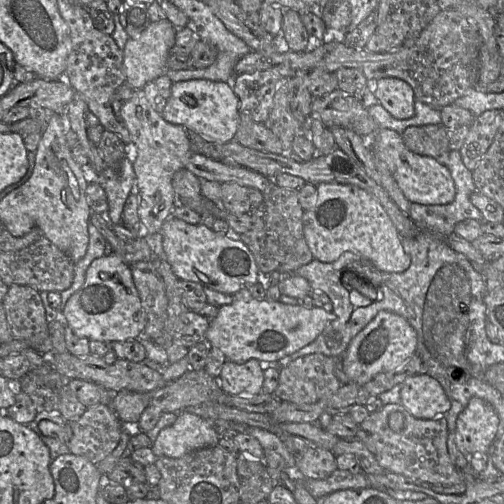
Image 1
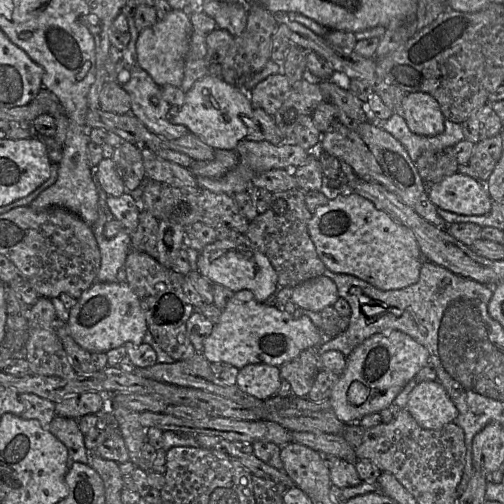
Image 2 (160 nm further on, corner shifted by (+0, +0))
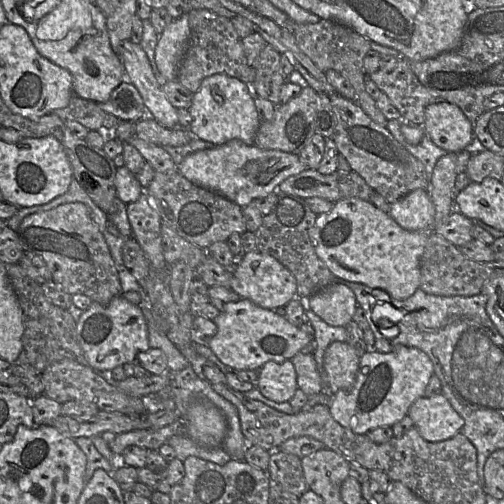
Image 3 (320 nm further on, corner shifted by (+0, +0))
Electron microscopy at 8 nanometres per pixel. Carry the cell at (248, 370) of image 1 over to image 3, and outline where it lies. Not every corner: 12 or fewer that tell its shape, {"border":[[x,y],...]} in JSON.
{"border":[[291,360],[265,363],[256,387],[272,401],[298,390]]}

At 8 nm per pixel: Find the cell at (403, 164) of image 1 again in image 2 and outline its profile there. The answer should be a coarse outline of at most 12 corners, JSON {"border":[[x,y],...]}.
{"border":[[455,173],[427,187],[437,207],[460,215],[491,211],[488,188]]}

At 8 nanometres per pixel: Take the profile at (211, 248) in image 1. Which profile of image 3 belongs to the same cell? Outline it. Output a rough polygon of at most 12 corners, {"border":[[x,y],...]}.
{"border":[[260,251],[237,258],[230,289],[269,310],[297,297],[293,274]]}

